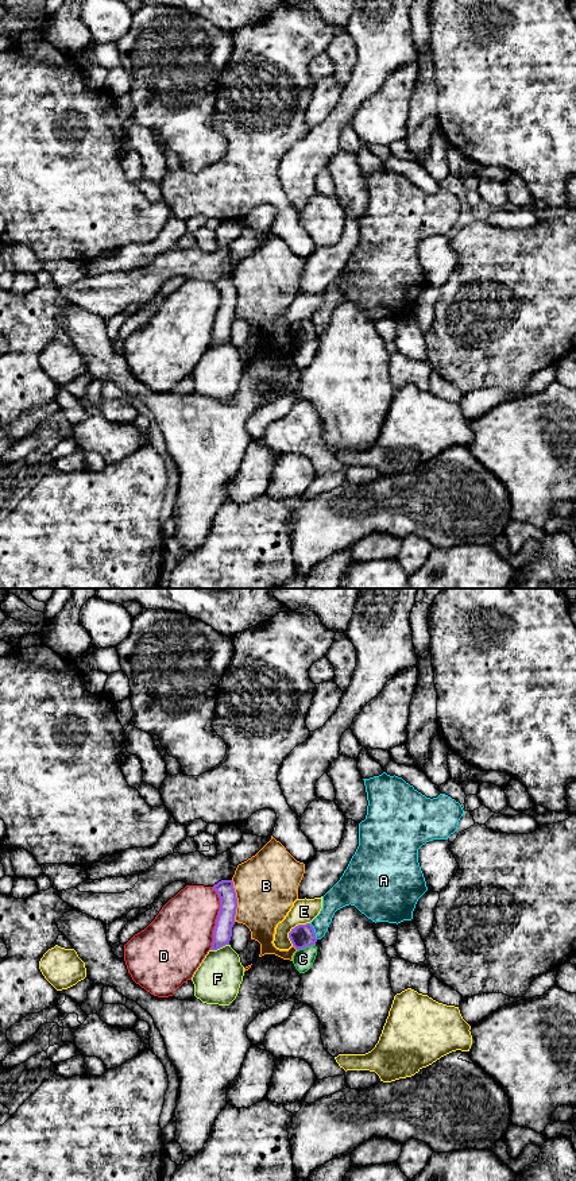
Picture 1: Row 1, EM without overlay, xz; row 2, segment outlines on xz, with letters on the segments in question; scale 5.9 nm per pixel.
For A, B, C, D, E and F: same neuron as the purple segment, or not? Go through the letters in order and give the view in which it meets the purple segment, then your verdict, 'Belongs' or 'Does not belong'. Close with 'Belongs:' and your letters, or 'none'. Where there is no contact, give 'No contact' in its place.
A: Touches purple in xz. Does not belong
B: Touches purple in xz. Does not belong
C: Touches purple in xz. Does not belong
D: Touches purple in xz. Does not belong
E: Touches purple in xz. Does not belong
F: Touches purple in xz. Does not belong
Belongs: none

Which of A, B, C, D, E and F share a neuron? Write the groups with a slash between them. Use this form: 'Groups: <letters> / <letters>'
Groups: A / B / C / D / E / F

